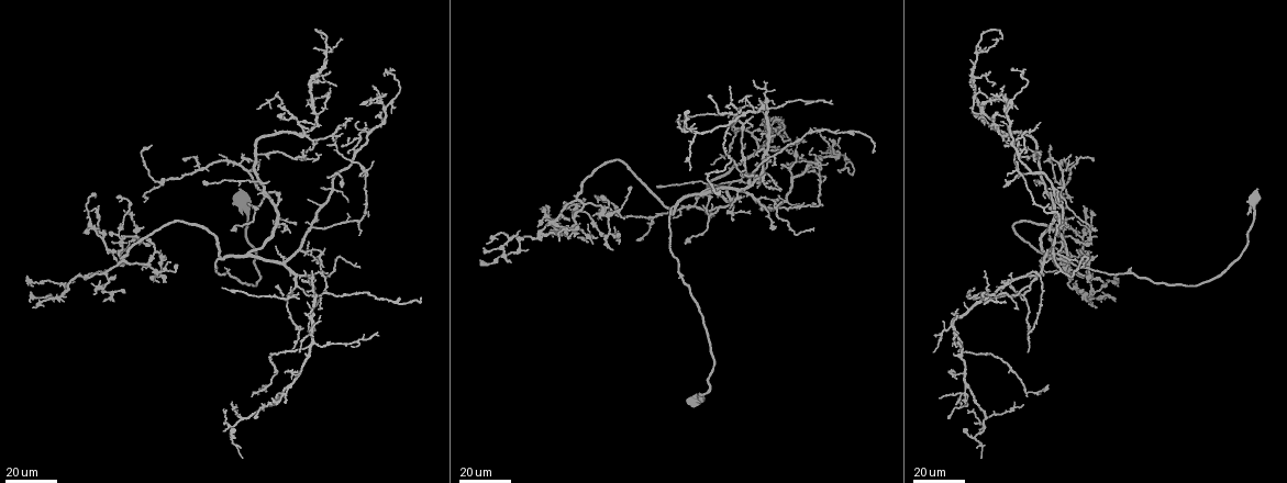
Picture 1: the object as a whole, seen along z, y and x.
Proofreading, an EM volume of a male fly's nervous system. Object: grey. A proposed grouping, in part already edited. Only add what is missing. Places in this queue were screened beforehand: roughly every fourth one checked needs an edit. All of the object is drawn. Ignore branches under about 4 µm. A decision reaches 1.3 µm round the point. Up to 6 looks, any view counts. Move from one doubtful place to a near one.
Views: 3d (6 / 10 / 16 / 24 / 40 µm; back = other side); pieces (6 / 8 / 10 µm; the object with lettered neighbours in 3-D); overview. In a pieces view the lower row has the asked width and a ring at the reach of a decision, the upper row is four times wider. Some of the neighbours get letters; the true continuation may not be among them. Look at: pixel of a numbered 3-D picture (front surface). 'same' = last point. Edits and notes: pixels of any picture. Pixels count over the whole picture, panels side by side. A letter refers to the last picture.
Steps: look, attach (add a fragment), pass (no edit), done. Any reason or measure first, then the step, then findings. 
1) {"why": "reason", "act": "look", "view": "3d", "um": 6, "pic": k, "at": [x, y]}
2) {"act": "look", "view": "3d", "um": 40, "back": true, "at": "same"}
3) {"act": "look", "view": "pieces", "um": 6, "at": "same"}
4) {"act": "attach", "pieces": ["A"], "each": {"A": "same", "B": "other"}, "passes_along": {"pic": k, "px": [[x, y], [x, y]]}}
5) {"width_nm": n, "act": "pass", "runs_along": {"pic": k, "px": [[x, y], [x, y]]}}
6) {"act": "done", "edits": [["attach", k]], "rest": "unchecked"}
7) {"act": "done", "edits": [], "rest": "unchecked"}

{"why": "branch stops here", "act": "look", "view": "3d", "um": 24, "pic": 1, "at": [827, 149]}

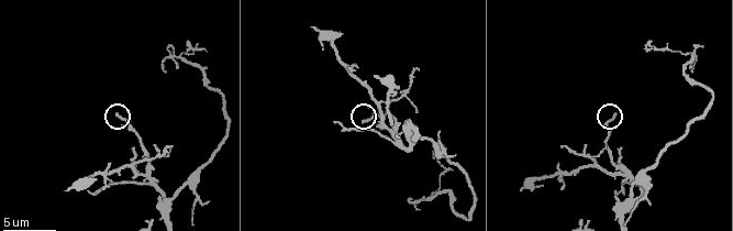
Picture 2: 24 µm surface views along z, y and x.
{"act": "look", "view": "pieces", "um": 6, "pic": 2, "at": [119, 114]}

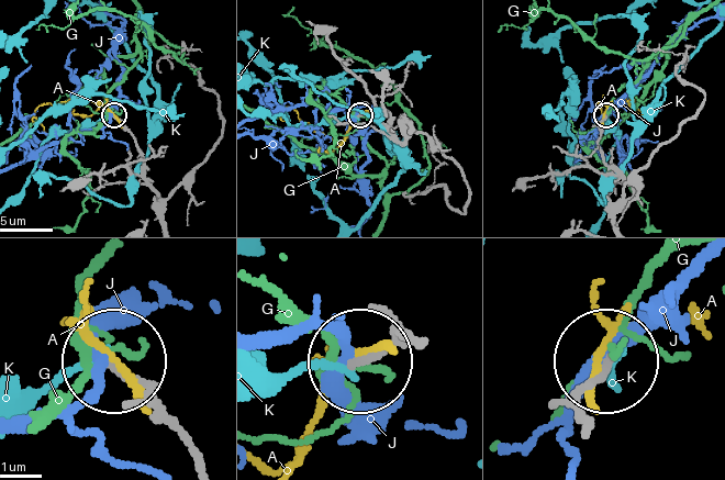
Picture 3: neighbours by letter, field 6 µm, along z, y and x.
{"act": "pass", "each": {"A": "other", "G": "other", "J": "other", "K": "other"}, "runs_along": {"pic": 3, "px": [[196, 461], [119, 371]]}, "found": "no lettered fragment goes on from it"}

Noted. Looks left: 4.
{"why": "an open end", "act": "look", "view": "3d", "um": 16, "pic": 1, "at": [783, 166]}

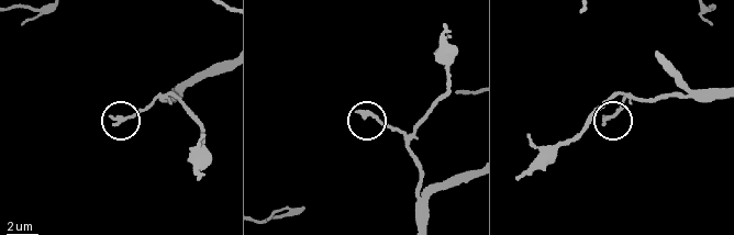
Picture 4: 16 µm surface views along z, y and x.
{"act": "look", "view": "pieces", "um": 8, "pic": 4, "at": [114, 119]}

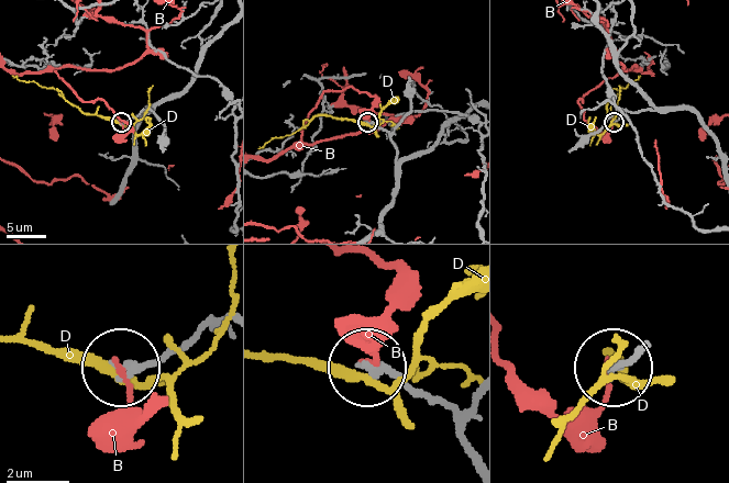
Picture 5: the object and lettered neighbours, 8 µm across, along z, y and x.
{"width_nm": 270, "act": "pass", "each": {"B": "other", "D": "other"}, "found": "no lettered fragment goes on from it"}

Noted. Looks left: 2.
{"why": "free end", "act": "look", "view": "3d", "um": 24, "pic": 1, "at": [1086, 251]}

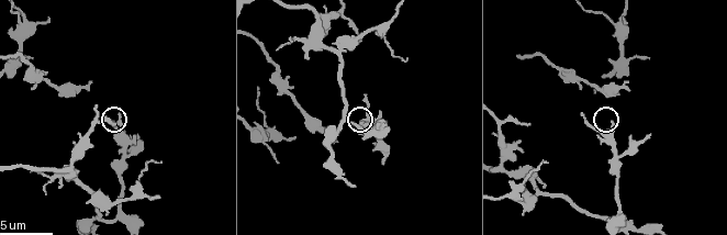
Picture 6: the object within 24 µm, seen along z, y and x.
{"why": "what lies round it", "act": "look", "view": "pieces", "um": 10, "pic": 6, "at": [612, 121]}

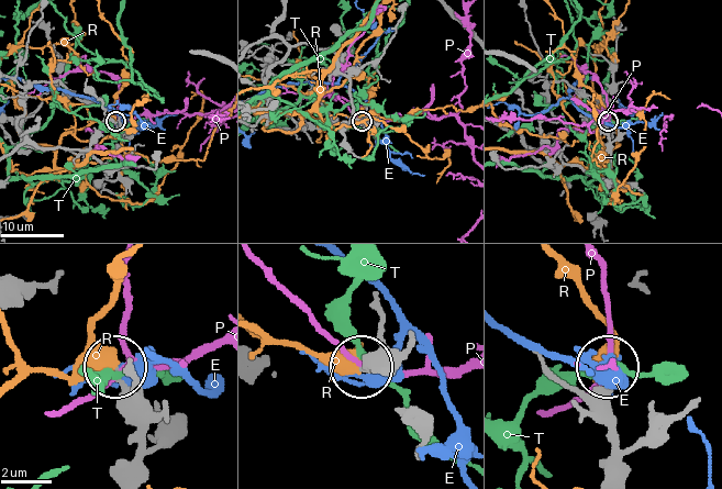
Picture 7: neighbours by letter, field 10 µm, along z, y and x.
{"act": "pass", "each": {"E": "other", "P": "other", "R": "other", "T": "other"}, "found": "no lettered fragment goes on from it"}

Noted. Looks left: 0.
{"act": "done", "edits": [], "rest": "unchecked"}

